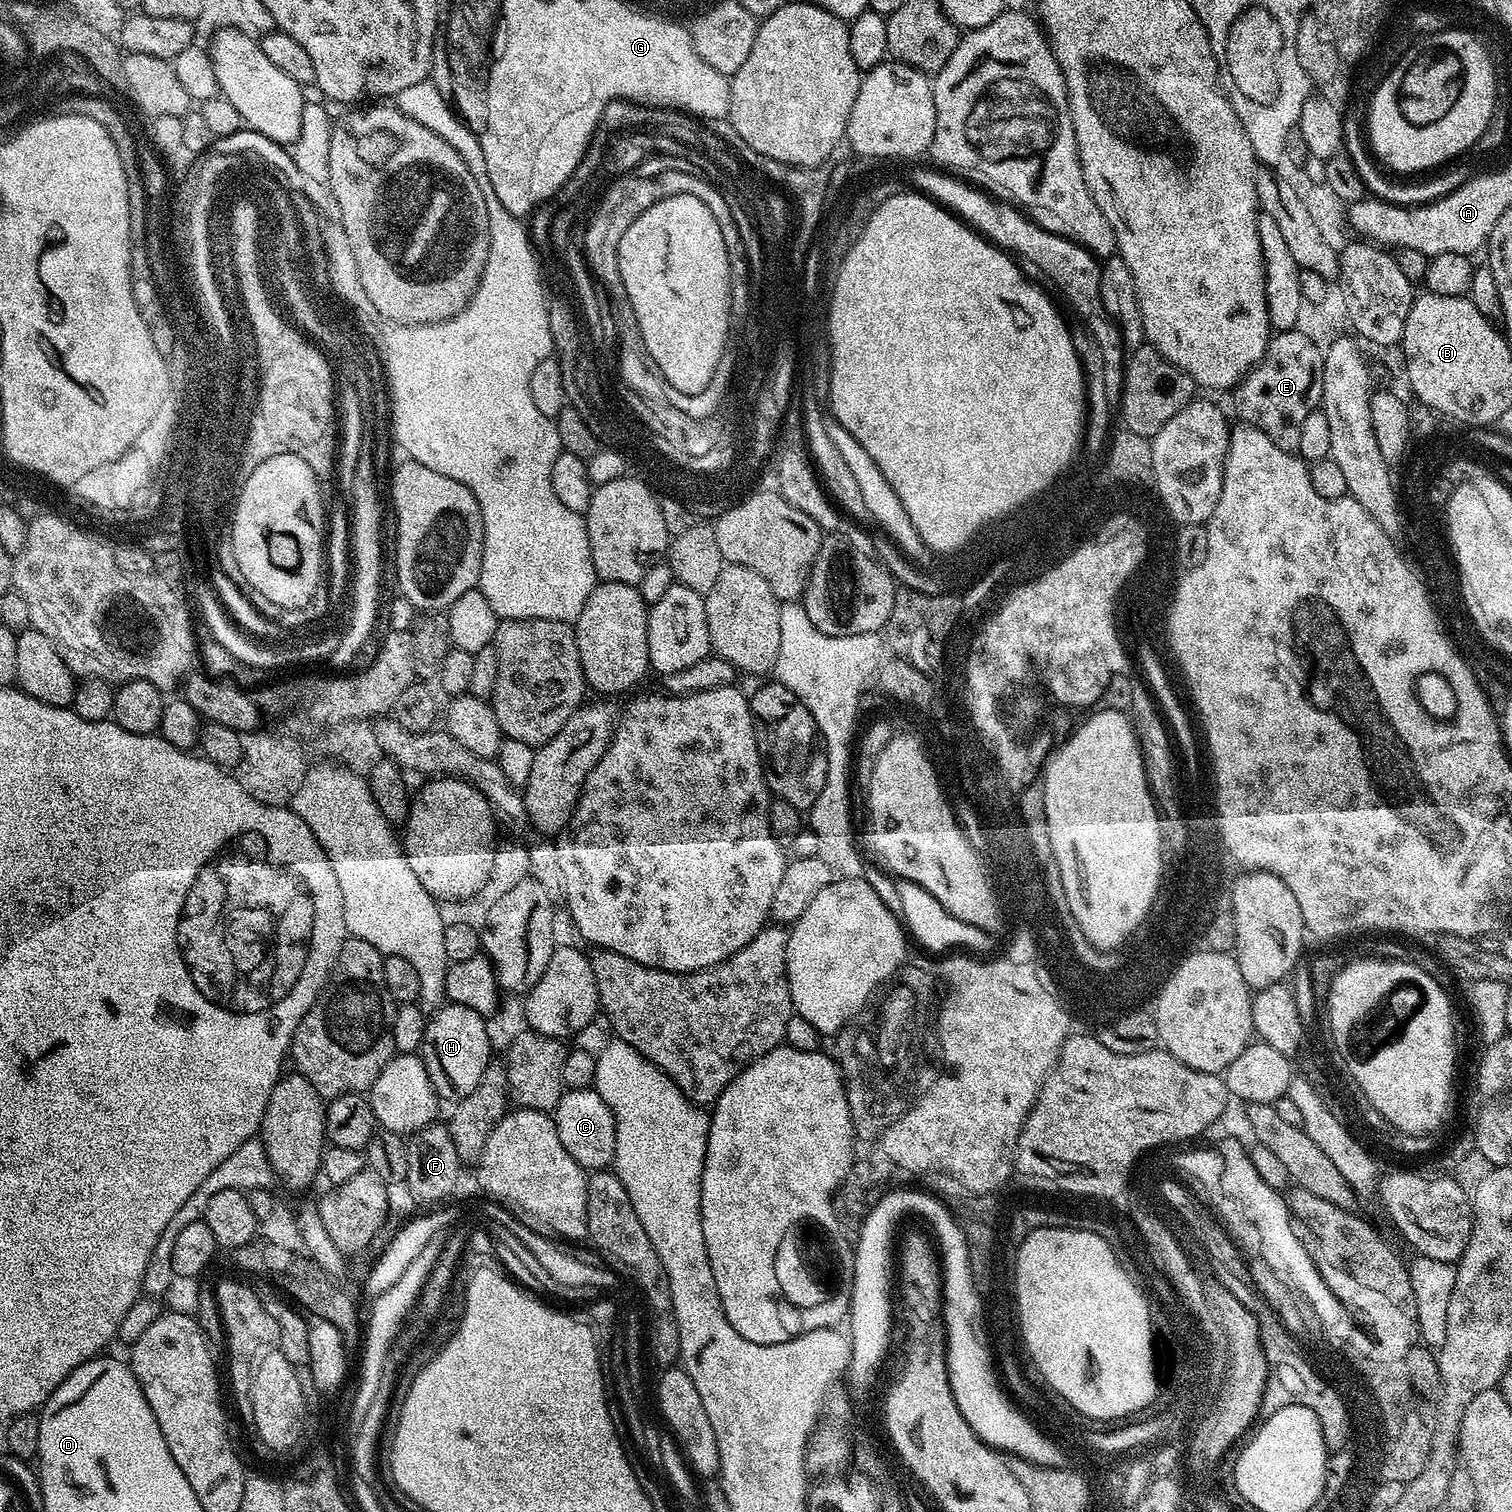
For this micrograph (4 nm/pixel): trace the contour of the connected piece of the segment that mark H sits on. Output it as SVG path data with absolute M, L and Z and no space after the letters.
M445 1003L428 1016L424 1035L422 1059L430 1074L436 1095L444 1102L466 1098L482 1082L492 1056L492 1040L488 1037L485 1017L479 1016L470 1006Z

